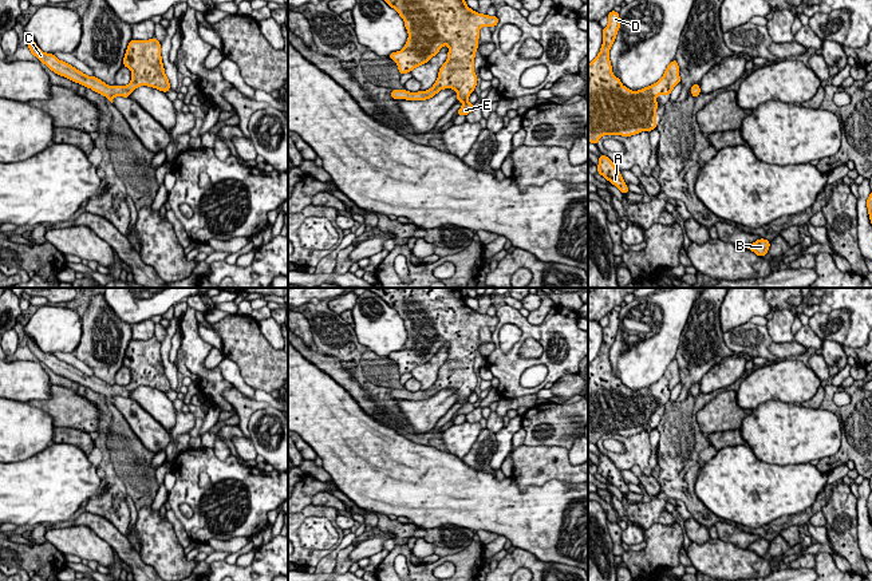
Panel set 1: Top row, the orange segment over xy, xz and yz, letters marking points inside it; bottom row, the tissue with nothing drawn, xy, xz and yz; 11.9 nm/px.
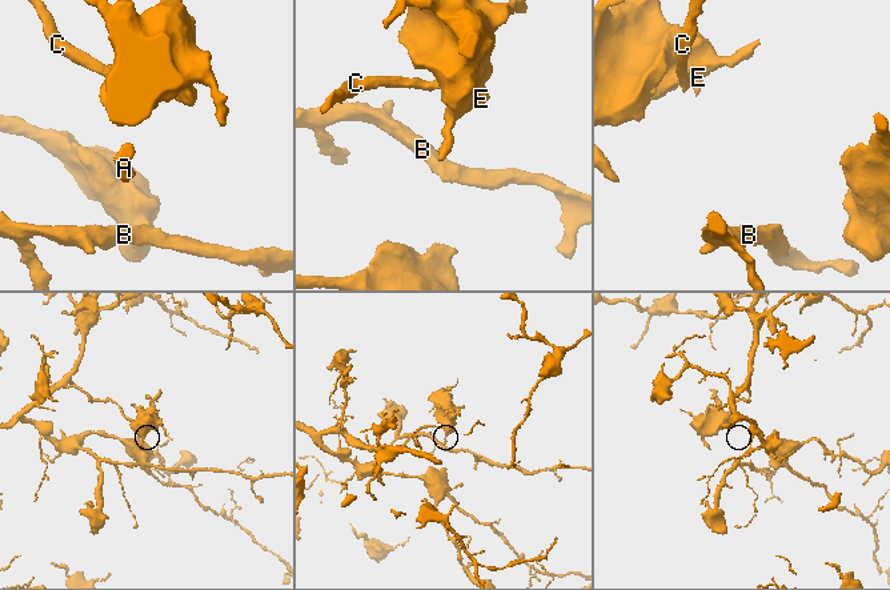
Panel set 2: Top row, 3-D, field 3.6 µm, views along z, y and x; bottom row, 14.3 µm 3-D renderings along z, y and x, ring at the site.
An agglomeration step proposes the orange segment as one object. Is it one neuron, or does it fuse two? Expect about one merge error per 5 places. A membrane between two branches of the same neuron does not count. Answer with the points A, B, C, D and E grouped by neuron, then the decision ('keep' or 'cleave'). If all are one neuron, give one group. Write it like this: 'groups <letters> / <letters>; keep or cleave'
groups A B C D E; keep

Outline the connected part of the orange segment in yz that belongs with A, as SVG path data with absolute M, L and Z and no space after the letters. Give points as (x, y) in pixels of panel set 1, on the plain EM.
M599 455L599 461L597 473L615 485L623 494L627 494L630 491L627 483L613 462L607 455Z

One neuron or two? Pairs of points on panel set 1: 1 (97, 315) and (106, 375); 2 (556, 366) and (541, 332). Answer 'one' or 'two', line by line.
1: one
2: one

